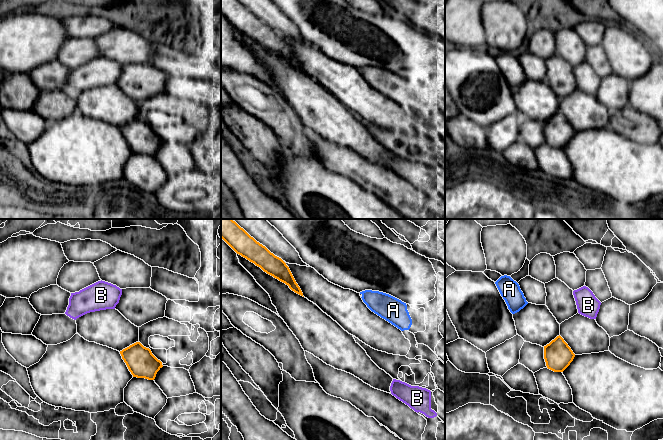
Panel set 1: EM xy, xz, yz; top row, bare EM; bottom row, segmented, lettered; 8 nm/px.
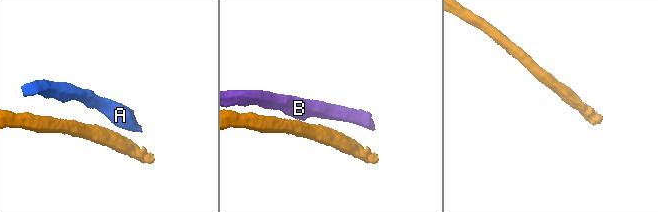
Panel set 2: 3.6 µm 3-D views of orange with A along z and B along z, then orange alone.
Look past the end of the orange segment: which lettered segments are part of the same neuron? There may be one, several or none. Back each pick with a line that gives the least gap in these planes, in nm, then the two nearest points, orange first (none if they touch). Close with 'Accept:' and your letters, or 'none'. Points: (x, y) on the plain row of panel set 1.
Accept: none

